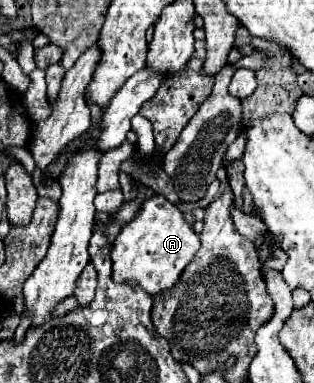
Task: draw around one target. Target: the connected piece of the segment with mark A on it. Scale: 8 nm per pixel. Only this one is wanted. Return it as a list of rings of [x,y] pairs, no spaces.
[[[162,195],[146,199],[138,211],[138,217],[118,233],[112,245],[112,279],[116,283],[128,283],[130,287],[142,287],[148,295],[158,295],[176,285],[182,269],[194,259],[200,249],[200,239],[182,217],[182,213]]]

